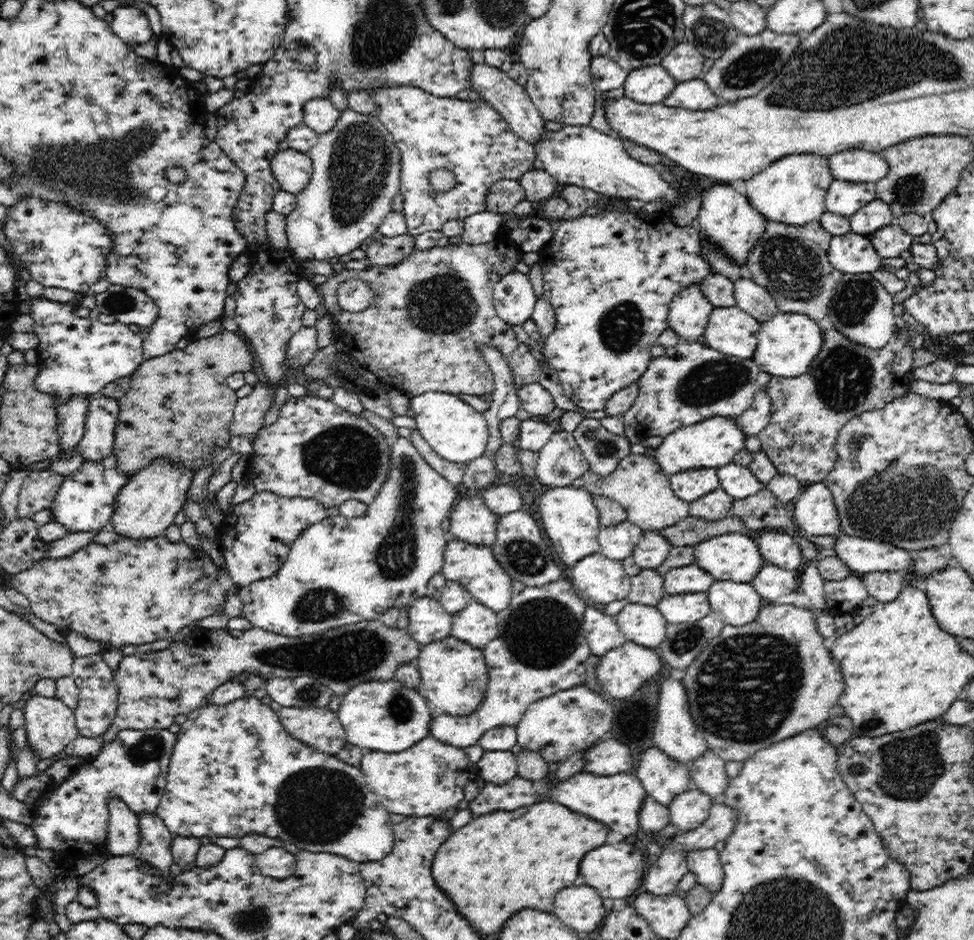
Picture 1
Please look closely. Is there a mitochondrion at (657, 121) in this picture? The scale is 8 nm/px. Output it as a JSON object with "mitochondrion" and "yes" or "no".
{"mitochondrion":"no"}

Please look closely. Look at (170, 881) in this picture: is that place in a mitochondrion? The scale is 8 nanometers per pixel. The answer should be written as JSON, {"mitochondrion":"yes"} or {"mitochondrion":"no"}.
{"mitochondrion":"no"}

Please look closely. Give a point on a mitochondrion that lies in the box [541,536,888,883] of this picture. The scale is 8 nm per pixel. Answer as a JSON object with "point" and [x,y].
{"point":[745,692]}

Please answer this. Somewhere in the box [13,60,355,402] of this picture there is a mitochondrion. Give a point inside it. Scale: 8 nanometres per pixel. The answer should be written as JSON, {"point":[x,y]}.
{"point":[103,164]}

